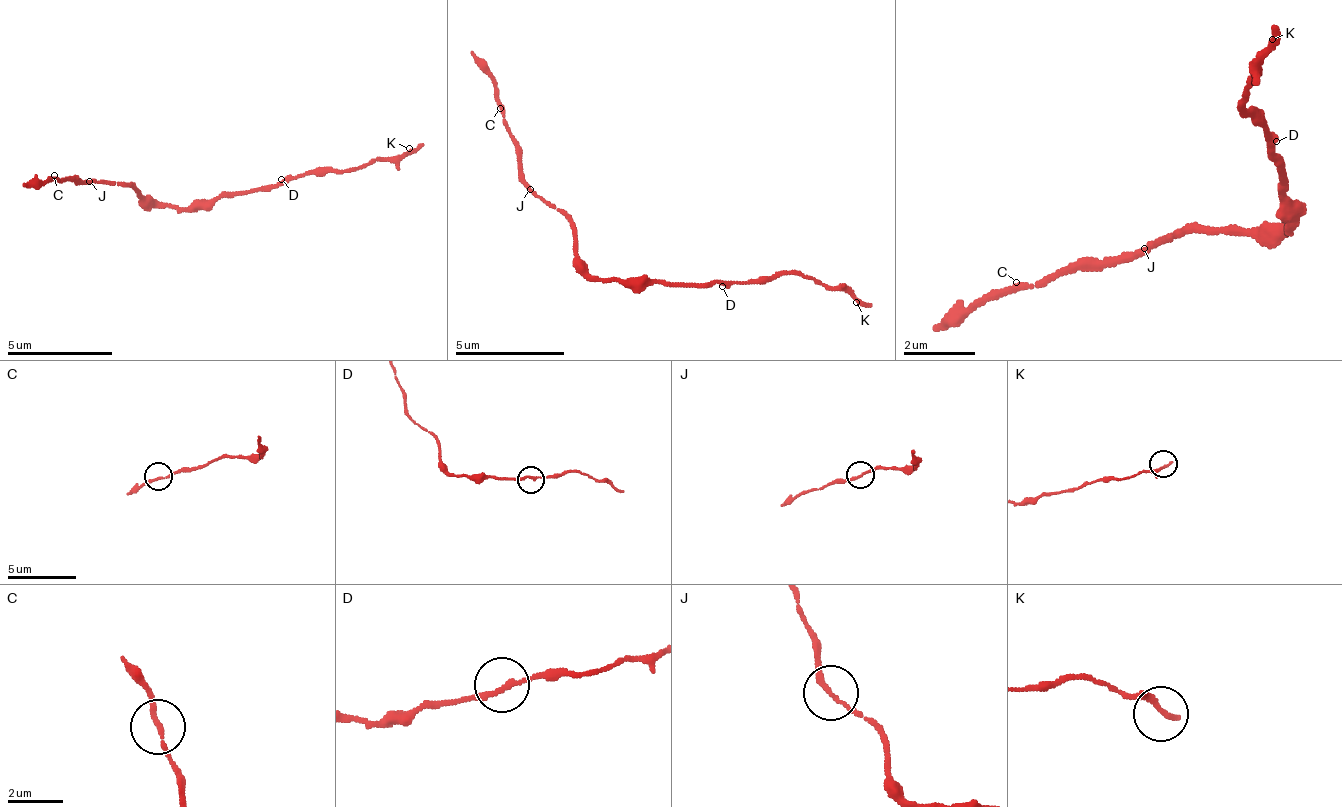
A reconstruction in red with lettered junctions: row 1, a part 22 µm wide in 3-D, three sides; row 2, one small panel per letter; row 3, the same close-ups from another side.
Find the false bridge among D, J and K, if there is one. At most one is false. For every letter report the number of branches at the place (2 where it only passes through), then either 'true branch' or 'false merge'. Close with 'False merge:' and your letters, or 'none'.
D: branches 2; true branch
J: branches 2; true branch
K: branches 2; true branch
False merge: none

